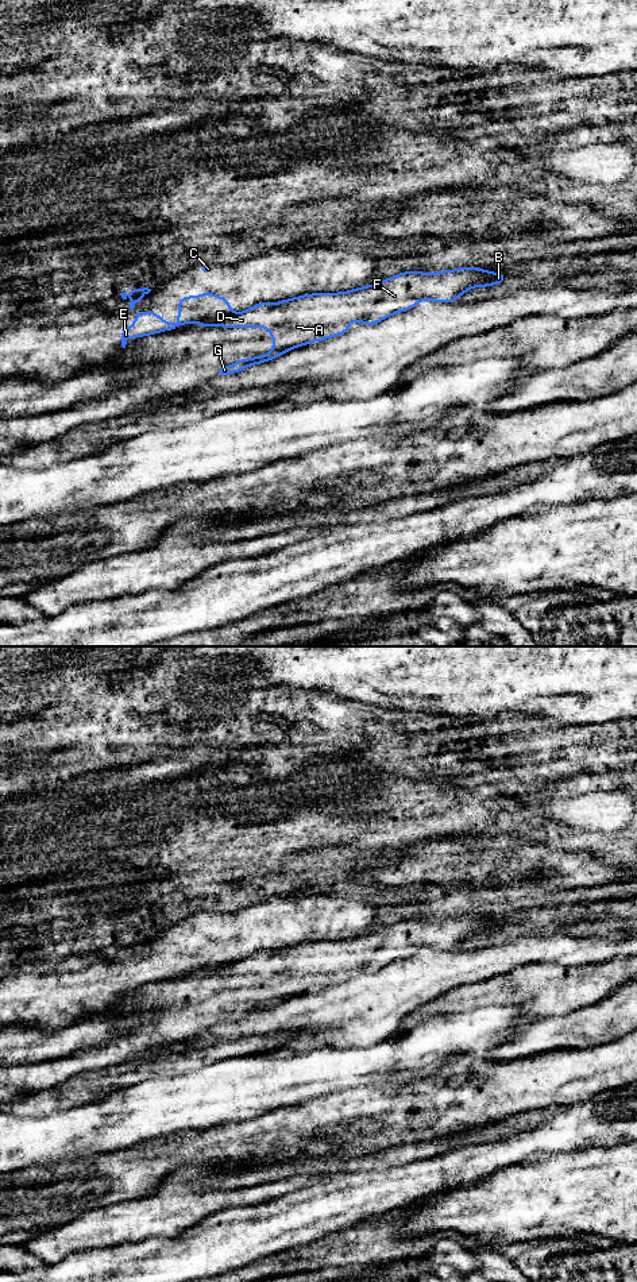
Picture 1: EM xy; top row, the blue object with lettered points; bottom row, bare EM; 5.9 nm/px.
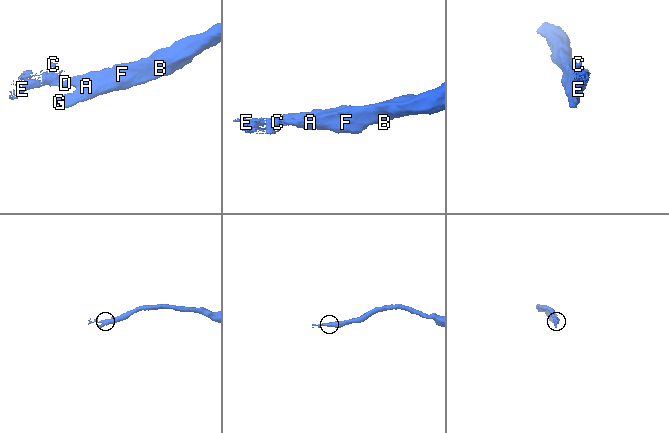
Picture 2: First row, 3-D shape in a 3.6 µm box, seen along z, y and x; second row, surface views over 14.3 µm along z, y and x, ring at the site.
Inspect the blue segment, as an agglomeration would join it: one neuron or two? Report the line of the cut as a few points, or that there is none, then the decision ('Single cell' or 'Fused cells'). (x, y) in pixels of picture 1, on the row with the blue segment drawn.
Split along xy (230, 312), (222, 317), (199, 323). Fused cells

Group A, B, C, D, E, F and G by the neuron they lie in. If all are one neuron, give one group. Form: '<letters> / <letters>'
A B D F G / C E

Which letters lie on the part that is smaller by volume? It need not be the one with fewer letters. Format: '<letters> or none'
C, E

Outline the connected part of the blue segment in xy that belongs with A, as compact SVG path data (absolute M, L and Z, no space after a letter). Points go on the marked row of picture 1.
M475 266L433 274L405 271L350 291L302 294L275 304L258 302L244 312L200 321L198 327L269 329L274 339L270 352L243 358L219 371L221 375L238 374L247 367L271 362L293 348L347 333L351 320L374 325L398 312L413 309L422 300L448 304L475 286L489 287L506 281L505 273Z

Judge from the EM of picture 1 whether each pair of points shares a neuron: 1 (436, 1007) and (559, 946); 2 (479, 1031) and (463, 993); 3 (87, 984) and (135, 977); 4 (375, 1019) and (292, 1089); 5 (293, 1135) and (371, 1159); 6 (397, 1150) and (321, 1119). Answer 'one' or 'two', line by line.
1: two
2: two
3: one
4: two
5: two
6: two

